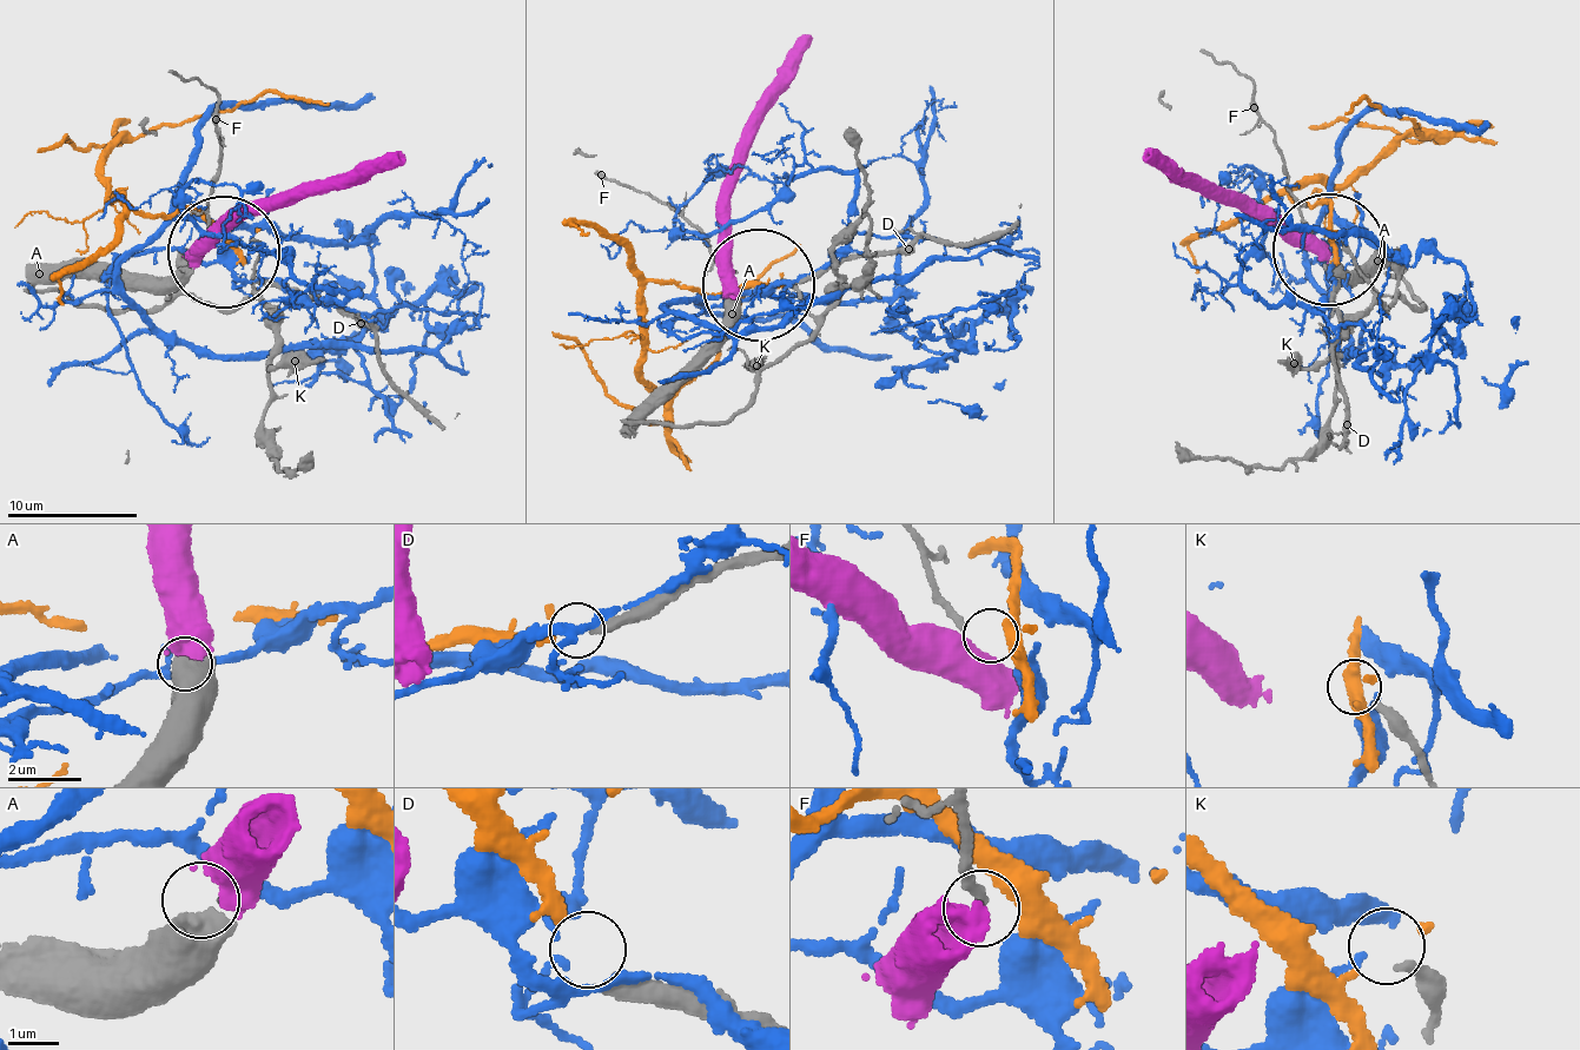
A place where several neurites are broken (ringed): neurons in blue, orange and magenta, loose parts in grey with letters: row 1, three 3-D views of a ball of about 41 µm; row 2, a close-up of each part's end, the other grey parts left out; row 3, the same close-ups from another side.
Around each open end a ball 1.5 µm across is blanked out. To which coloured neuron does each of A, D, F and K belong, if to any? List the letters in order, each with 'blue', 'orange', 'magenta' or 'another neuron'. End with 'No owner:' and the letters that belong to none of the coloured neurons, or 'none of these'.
A: magenta
D: orange
F: another neuron
K: another neuron
No owner: F, K

